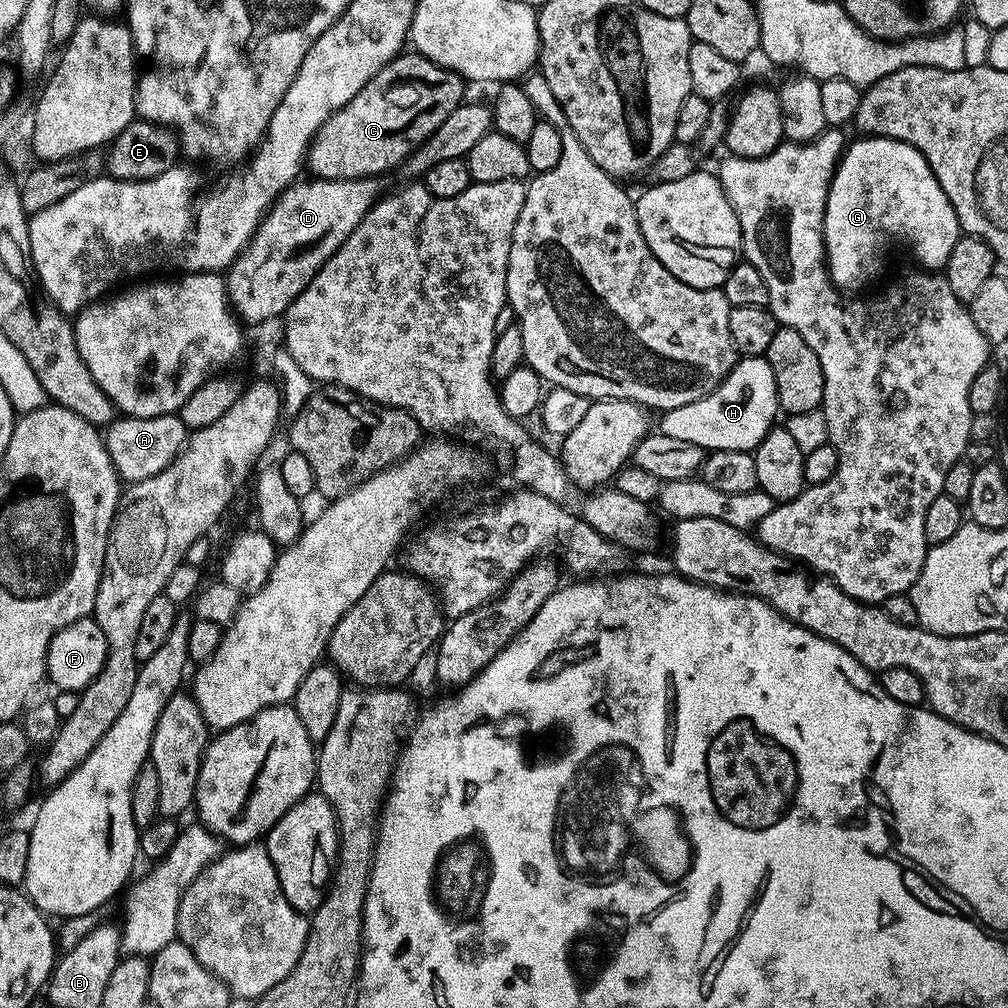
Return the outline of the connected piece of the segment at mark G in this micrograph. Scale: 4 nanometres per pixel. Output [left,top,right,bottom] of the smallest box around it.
[824,136,962,294]

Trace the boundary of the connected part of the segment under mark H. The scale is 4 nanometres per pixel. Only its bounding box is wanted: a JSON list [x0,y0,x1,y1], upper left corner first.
[658,356,778,452]

